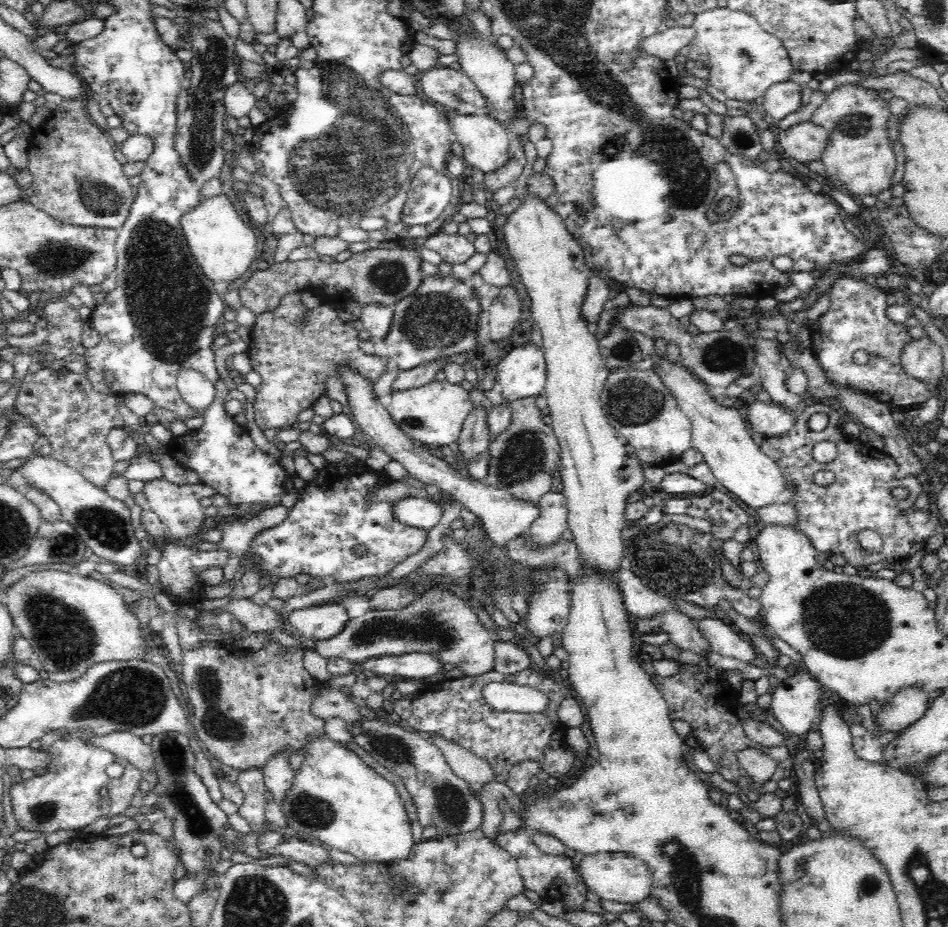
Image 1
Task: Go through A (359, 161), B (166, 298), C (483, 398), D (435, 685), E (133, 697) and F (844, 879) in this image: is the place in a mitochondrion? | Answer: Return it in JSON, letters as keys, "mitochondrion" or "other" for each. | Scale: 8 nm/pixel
{"A":"mitochondrion","B":"mitochondrion","C":"other","D":"other","E":"mitochondrion","F":"other"}

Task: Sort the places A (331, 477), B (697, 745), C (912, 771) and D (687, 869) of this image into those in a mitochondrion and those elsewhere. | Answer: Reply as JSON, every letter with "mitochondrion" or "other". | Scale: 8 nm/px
{"A":"other","B":"other","C":"other","D":"mitochondrion"}

